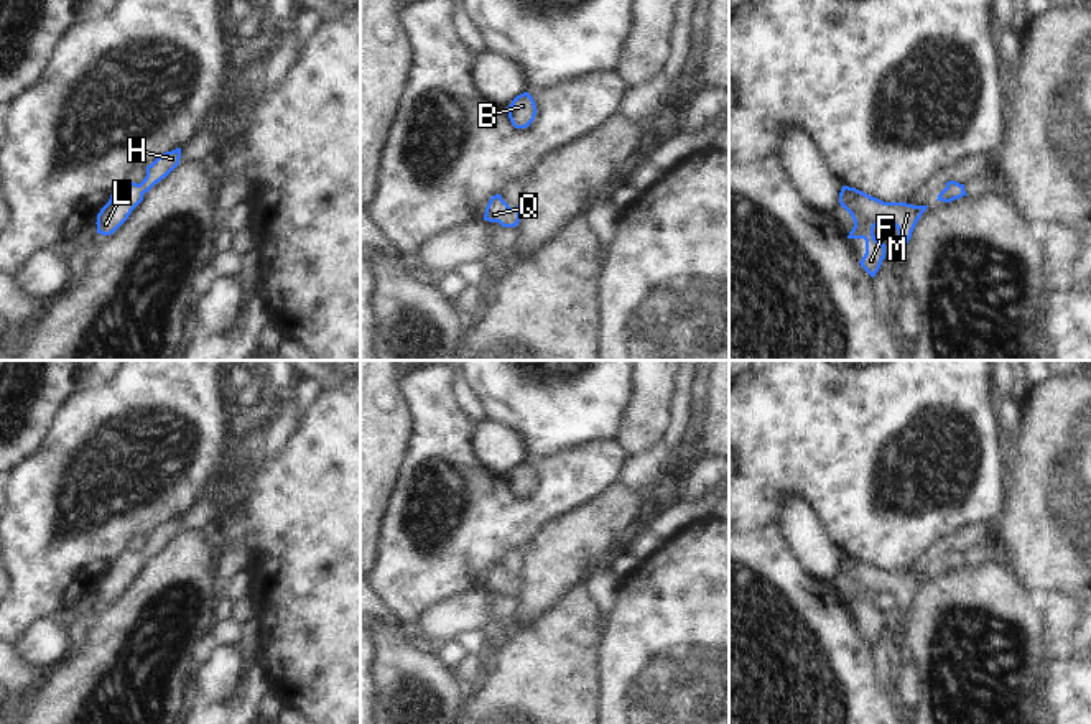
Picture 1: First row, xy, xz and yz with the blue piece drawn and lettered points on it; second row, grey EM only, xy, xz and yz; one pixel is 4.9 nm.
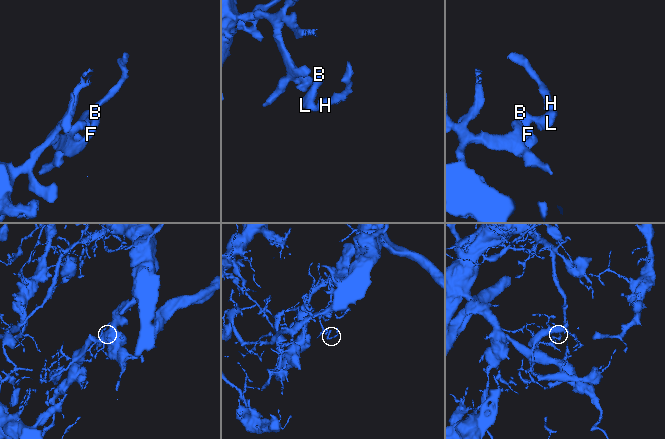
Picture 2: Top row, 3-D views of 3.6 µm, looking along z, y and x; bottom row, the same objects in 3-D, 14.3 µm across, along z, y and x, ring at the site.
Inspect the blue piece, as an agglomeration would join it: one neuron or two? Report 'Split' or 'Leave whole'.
Leave whole

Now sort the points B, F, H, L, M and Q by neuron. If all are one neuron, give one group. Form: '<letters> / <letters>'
B F H L M Q

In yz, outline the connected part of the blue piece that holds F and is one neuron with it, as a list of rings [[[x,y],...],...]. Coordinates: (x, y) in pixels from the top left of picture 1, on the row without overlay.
[[[843,555],[839,573],[854,589],[847,607],[866,609],[866,622],[859,632],[872,647],[885,627],[885,612],[875,607],[874,596],[877,592],[894,592],[898,599],[897,610],[907,615],[918,587],[928,576],[907,571],[884,571],[849,555]]]

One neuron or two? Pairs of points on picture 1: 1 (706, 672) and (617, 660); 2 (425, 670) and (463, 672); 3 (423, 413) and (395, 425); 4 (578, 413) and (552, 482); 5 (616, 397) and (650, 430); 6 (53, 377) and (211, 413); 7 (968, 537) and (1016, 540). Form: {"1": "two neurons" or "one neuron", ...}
{"1": "one neuron", "2": "two neurons", "3": "two neurons", "4": "two neurons", "5": "two neurons", "6": "two neurons", "7": "two neurons"}

